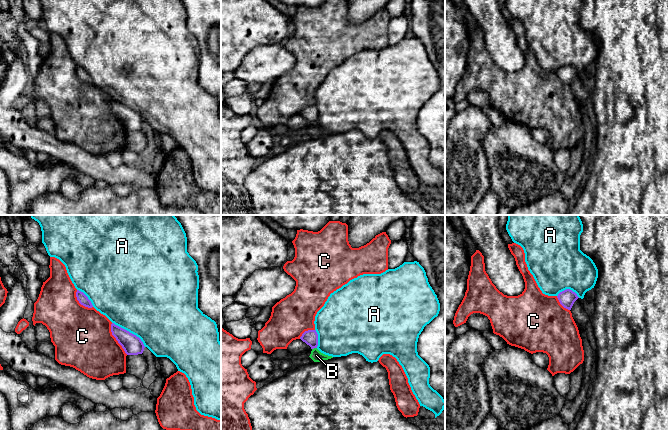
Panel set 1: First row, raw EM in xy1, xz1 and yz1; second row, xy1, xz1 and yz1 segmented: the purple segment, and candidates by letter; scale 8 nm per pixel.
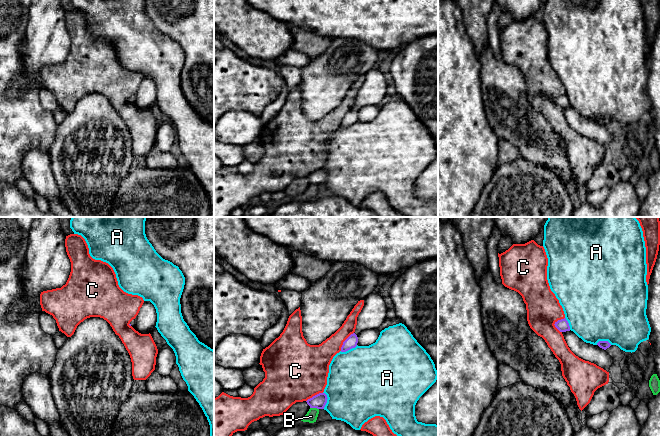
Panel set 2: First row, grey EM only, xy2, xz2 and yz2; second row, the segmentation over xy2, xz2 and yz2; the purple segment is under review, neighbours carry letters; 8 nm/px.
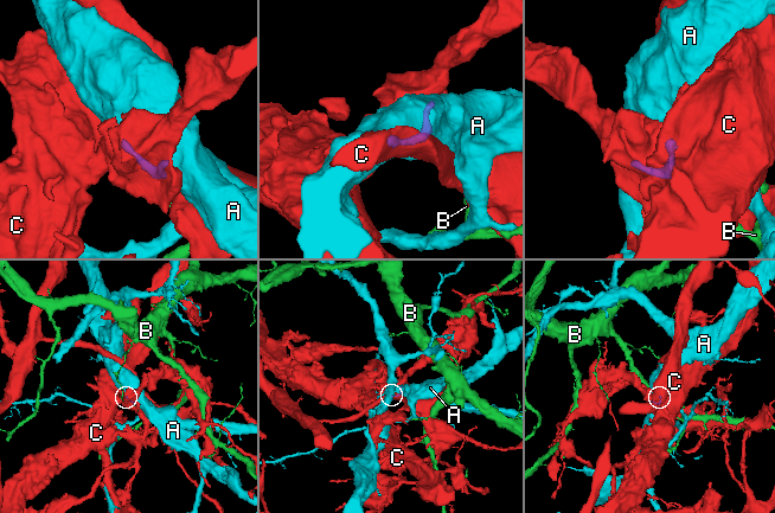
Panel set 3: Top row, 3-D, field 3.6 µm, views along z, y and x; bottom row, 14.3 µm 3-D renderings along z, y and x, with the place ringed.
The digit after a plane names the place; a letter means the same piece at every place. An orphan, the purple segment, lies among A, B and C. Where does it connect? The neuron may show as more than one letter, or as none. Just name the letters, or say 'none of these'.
none of these

